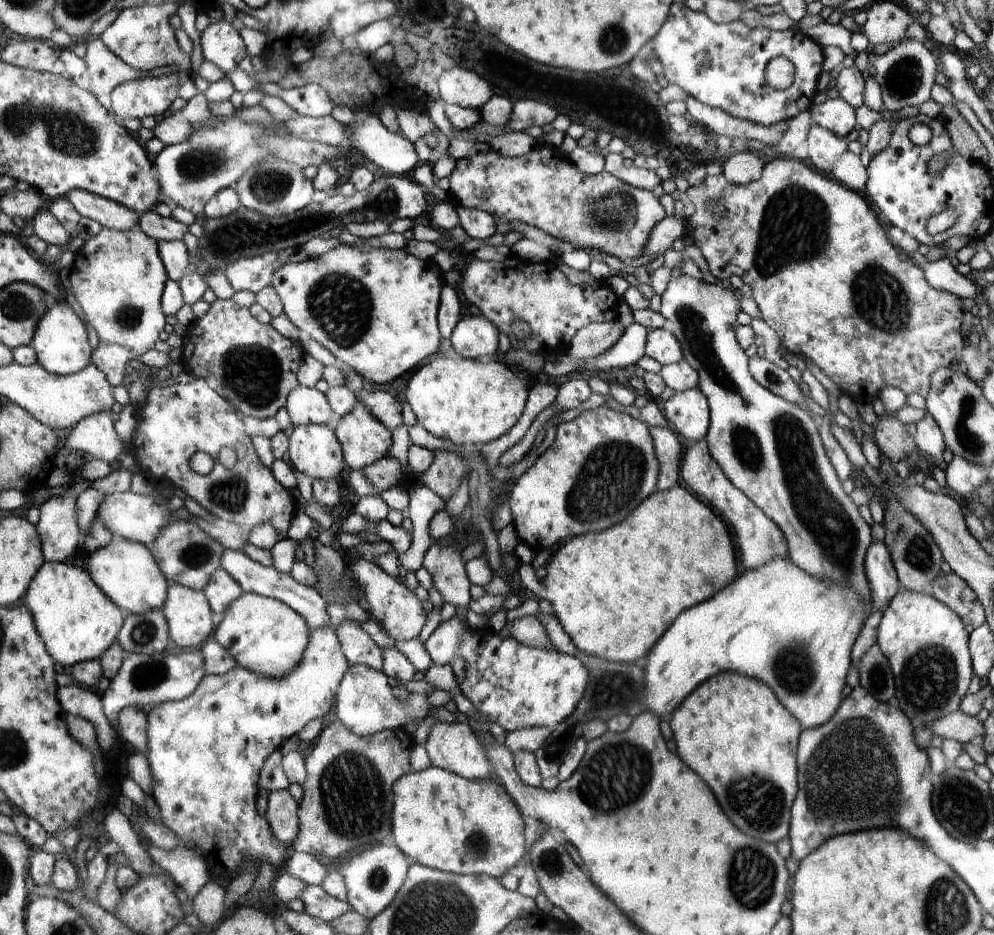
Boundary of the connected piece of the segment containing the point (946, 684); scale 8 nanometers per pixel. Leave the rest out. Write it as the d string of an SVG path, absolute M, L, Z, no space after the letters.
M901 589L890 602L889 608L883 612L882 621L878 628L878 648L882 650L882 655L888 660L894 676L896 692L894 704L915 726L932 724L932 722L936 722L936 720L960 710L961 701L967 696L971 679L975 675L969 654L969 642L970 634L964 629L962 620L948 606L935 600L929 593L914 593Z

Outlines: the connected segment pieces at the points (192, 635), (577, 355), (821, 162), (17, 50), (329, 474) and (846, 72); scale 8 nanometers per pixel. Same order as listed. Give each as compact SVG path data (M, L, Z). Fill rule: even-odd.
M170 583L165 605L160 610L166 617L169 637L182 648L200 648L215 631L212 609L202 591L195 591L178 583Z
M618 320L609 323L588 323L585 328L582 328L574 339L568 344L566 349L567 354L572 359L585 360L602 355L606 350L609 350L615 343L624 335L625 328Z
M812 122L807 134L808 157L806 162L820 172L831 176L833 166L847 150L847 140L842 140L819 124Z
M24 39L8 44L1 52L4 63L33 71L52 72L59 49L40 39Z
M324 425L295 426L286 459L296 471L312 479L329 481L347 469L335 432Z
M840 67L834 72L839 97L843 98L852 108L857 109L864 105L864 90L866 90L866 80L862 72L854 67Z

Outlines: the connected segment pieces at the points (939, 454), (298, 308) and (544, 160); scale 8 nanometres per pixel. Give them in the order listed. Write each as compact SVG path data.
M926 411L925 416L916 424L916 435L913 437L915 445L921 454L934 464L943 459L947 450L943 435L936 420Z
M340 243L334 250L316 257L309 258L303 263L288 263L281 266L273 275L271 286L276 289L286 315L296 328L300 331L301 337L317 340L326 350L329 350L340 364L346 364L354 369L362 378L371 380L374 384L388 384L396 378L400 378L406 372L415 371L425 358L432 356L441 343L441 334L437 321L437 310L442 287L445 286L445 278L430 259L421 261L411 255L406 254L404 249L376 249L368 251Z
M539 143L534 150L519 157L505 157L490 149L486 153L458 159L456 169L448 178L451 182L449 194L457 205L484 210L508 222L532 225L543 235L562 238L576 249L599 250L622 261L641 256L650 231L667 217L667 212L652 191L626 184L605 170L594 176L584 174L560 151L554 152Z

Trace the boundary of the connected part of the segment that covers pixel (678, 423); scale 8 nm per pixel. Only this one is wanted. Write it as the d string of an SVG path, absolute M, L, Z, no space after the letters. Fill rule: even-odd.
M698 389L676 392L664 402L664 415L673 424L675 433L689 443L703 441L709 428L709 407L706 396Z

